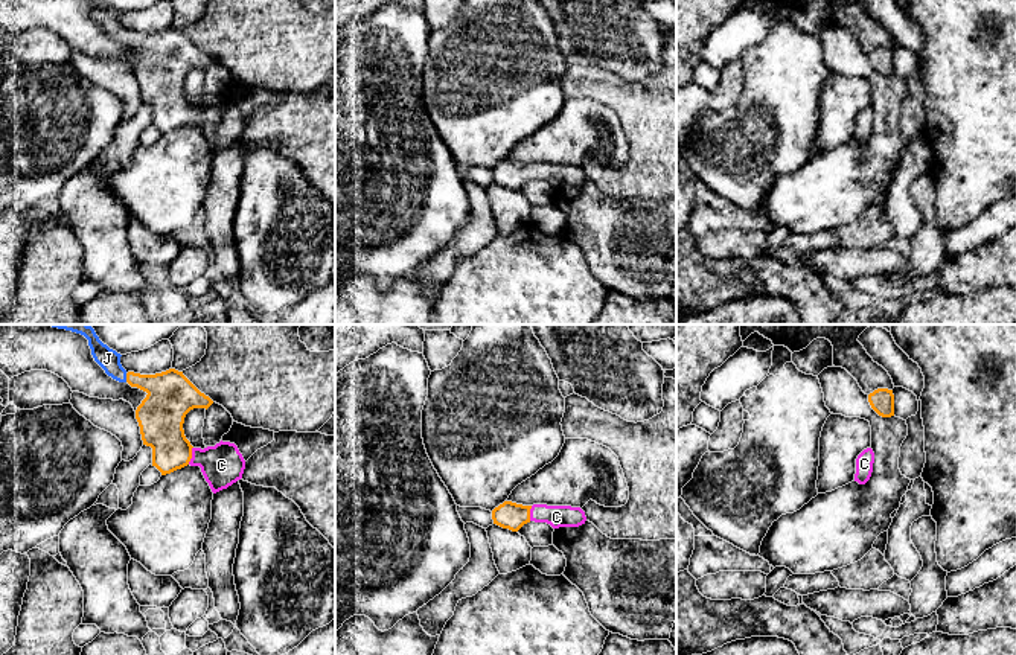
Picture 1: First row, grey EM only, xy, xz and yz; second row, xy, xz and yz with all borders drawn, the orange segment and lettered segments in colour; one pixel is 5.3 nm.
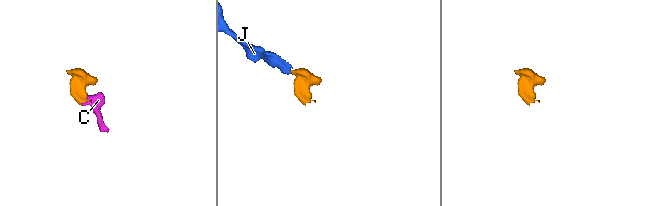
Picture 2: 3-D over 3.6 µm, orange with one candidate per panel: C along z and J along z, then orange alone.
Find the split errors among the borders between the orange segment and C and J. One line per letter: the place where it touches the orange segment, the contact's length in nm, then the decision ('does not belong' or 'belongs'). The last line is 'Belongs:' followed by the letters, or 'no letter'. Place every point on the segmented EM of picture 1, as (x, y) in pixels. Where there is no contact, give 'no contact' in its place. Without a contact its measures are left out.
C: xy (191, 456) | 100 nm | belongs
J: xy (127, 378) | 50 nm | belongs
Belongs: C, J

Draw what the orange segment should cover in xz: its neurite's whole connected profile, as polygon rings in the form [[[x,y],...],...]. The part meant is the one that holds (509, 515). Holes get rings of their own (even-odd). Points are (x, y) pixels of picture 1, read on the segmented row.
[[[504,501],[492,510],[492,519],[494,524],[503,529],[518,532],[530,521],[547,522],[553,529],[579,527],[585,524],[586,516],[580,507],[547,504],[522,506],[512,501]]]

